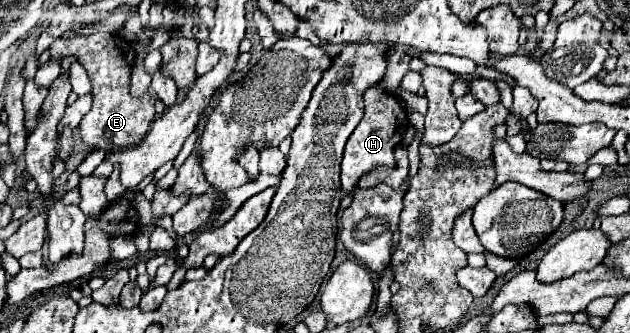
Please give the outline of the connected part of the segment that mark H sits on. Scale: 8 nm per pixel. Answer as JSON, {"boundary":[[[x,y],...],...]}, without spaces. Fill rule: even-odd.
{"boundary":[[[380,85],[370,87],[364,93],[364,99],[366,99],[364,117],[362,117],[360,125],[354,129],[354,133],[350,135],[350,139],[346,143],[346,149],[344,149],[344,157],[342,157],[340,181],[342,181],[342,191],[346,195],[354,193],[356,187],[358,187],[358,181],[364,175],[368,175],[372,169],[376,169],[378,165],[388,165],[388,167],[396,165],[394,149],[402,141],[402,135],[404,135],[406,125],[408,125],[404,107],[396,101],[396,97],[386,93]]]}

